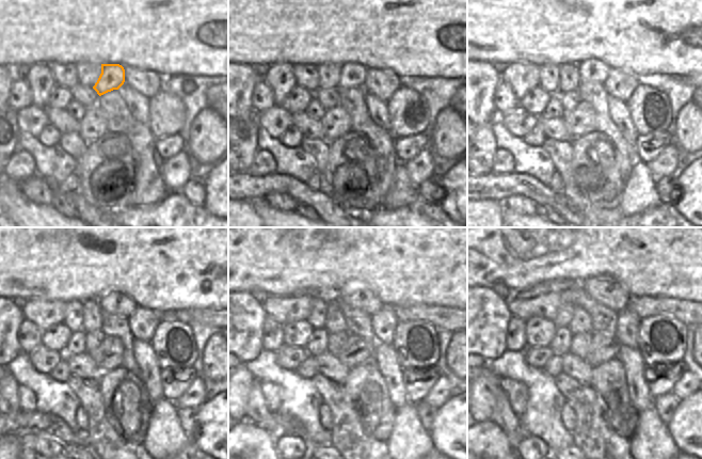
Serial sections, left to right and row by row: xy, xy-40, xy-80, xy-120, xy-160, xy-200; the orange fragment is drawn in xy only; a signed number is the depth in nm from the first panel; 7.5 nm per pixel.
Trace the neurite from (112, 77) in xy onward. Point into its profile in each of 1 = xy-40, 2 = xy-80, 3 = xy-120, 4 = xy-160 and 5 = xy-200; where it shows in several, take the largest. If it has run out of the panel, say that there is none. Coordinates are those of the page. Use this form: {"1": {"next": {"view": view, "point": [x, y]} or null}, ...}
{"1": {"next": {"view": "xy-40", "point": [352, 75]}}, "2": {"next": {"view": "xy-80", "point": [591, 69]}}, "3": {"next": {"view": "xy-120", "point": [117, 303]}}, "4": {"next": {"view": "xy-160", "point": [355, 294]}}, "5": {"next": {"view": "xy-200", "point": [604, 289]}}}

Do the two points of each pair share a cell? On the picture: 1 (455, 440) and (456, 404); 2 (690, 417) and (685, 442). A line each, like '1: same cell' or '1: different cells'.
1: same cell
2: same cell

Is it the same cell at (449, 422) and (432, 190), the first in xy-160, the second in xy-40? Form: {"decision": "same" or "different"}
{"decision": "different"}

